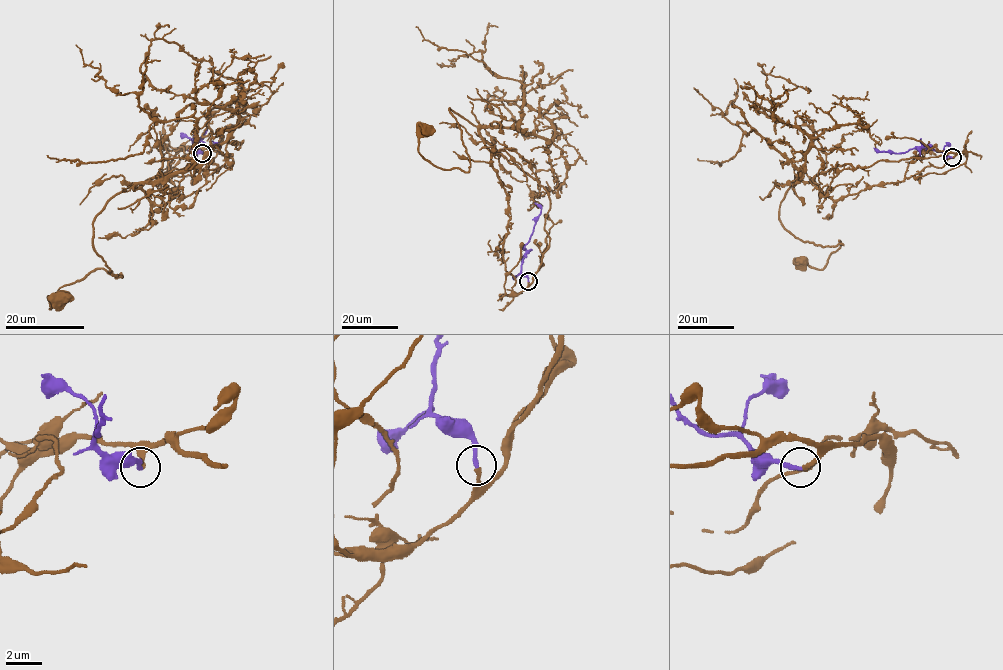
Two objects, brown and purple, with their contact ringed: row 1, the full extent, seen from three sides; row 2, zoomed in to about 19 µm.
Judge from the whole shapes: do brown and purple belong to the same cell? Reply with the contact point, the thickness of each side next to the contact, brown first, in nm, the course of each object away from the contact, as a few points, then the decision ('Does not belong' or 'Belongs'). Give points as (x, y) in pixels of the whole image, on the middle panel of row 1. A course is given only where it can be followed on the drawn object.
Place: (528, 281). Thickness 200 nm (brown) against 240 nm. Course of brown: (528, 282), (549, 244), (548, 193), (449, 108), (468, 172), (442, 169), (422, 156), (418, 139), (426, 130). Course of purple: (528, 281), (521, 272), (521, 265), (526, 252), (524, 246), (541, 209), (535, 202). Belongs

